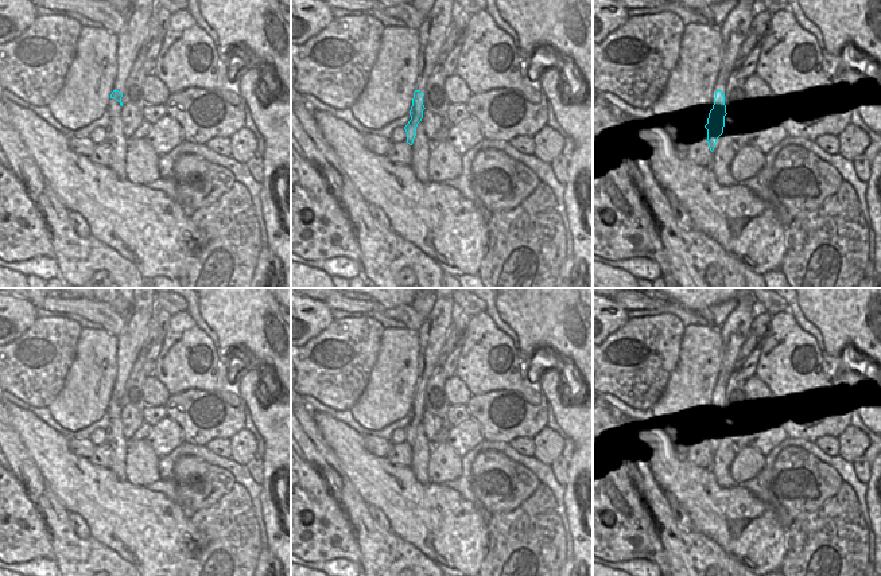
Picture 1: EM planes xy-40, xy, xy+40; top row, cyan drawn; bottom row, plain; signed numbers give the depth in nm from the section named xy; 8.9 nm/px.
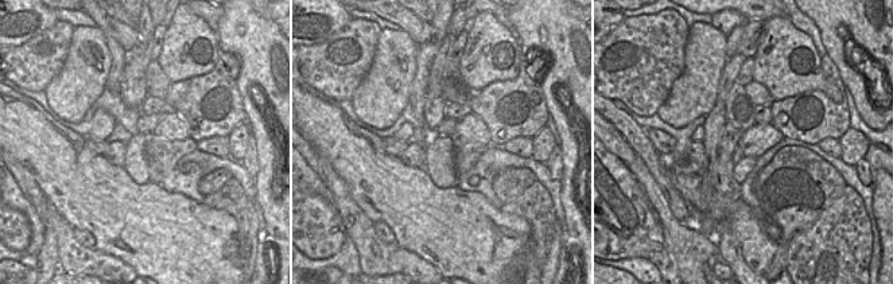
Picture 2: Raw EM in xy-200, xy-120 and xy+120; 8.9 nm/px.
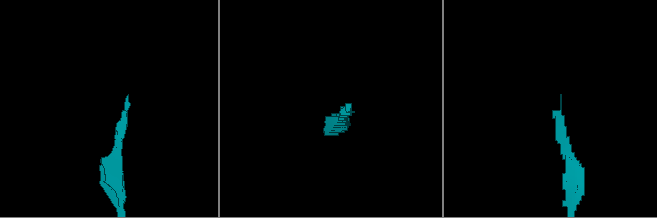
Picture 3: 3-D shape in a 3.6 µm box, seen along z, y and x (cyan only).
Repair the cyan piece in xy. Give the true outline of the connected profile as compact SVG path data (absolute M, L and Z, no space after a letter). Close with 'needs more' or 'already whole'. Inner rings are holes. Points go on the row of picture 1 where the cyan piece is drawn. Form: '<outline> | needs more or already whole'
M435 0L430 13L424 17L418 30L419 54L418 54L418 78L414 85L414 98L410 110L411 120L404 127L407 143L412 145L416 136L416 127L423 118L424 89L427 79L438 63L439 51L443 46L446 32L455 13L455 0Z | needs more

